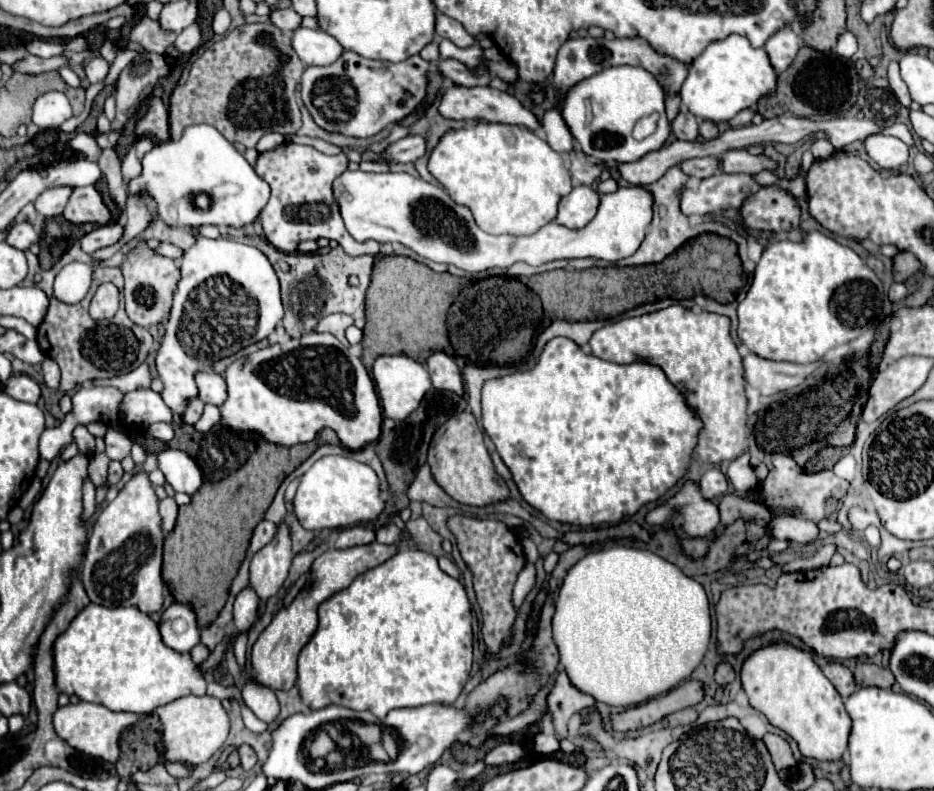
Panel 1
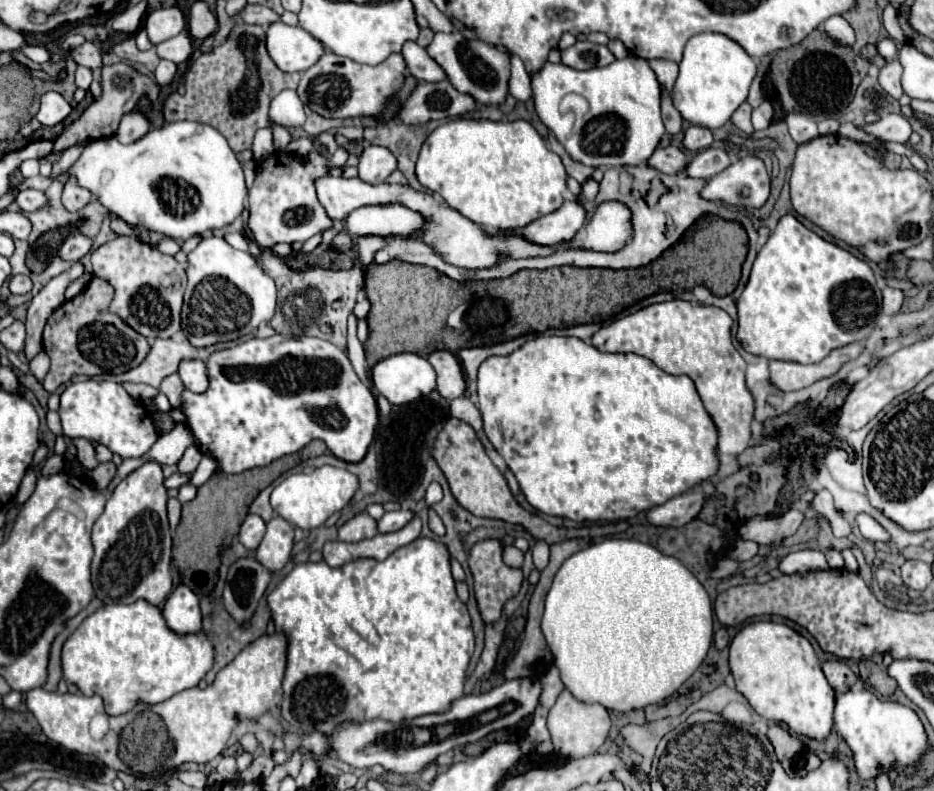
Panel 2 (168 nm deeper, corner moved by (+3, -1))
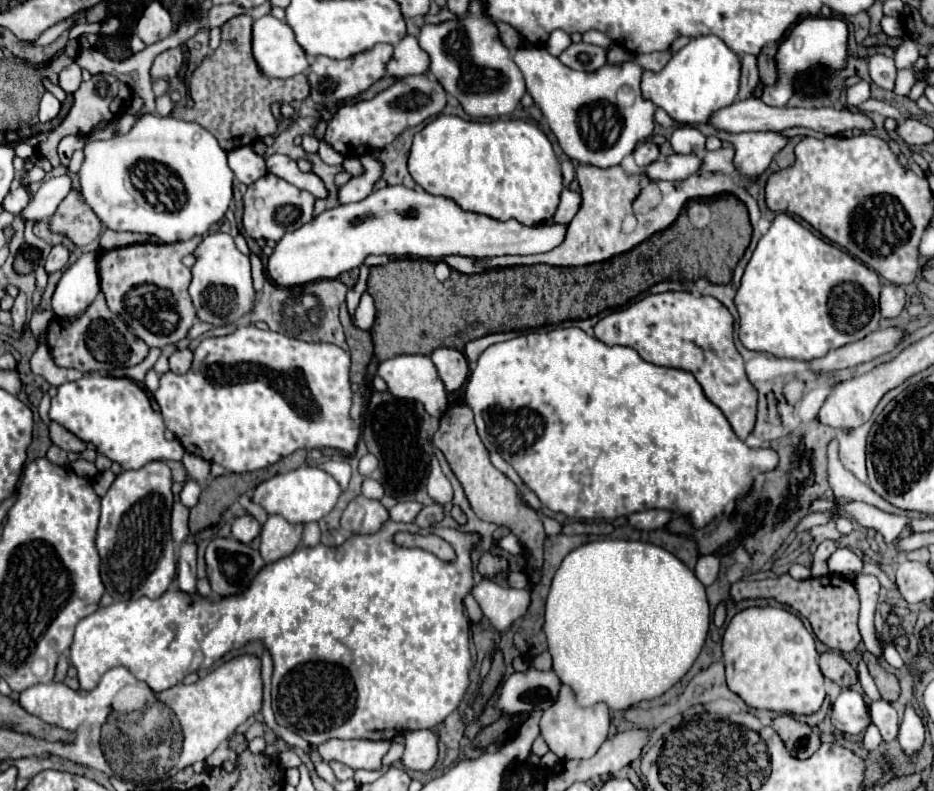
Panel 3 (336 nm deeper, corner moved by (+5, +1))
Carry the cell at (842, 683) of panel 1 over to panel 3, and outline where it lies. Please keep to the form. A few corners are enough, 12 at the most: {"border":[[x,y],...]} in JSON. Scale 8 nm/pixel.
{"border":[[821,653],[821,673],[839,687],[853,687],[857,671],[839,653]]}

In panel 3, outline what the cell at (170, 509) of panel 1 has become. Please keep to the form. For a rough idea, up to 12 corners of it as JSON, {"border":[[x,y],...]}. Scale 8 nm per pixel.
{"border":[[175,501],[171,537],[177,545],[189,537],[189,507]]}

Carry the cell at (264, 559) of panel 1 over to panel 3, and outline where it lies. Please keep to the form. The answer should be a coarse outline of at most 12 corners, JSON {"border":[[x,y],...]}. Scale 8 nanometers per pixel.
{"border":[[269,515],[259,553],[265,563],[291,555],[303,525]]}

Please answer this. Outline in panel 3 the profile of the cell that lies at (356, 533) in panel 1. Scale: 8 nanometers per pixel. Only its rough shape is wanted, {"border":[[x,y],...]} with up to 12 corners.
{"border":[[357,495],[341,517],[345,533],[375,533],[389,519],[377,499]]}

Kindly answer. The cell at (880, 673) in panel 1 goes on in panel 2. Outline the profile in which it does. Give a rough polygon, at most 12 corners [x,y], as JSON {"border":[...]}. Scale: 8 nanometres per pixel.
{"border":[[869,659],[859,663],[859,677],[865,685],[889,697],[897,681]]}

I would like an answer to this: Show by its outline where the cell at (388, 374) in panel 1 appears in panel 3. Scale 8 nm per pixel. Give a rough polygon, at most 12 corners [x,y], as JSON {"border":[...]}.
{"border":[[397,355],[377,375],[401,399],[415,399],[433,417],[447,391],[425,355]]}

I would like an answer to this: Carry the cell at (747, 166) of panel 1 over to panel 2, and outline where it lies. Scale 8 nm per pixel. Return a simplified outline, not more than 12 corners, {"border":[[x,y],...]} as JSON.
{"border":[[721,147],[699,151],[683,171],[689,177],[711,179],[729,167]]}

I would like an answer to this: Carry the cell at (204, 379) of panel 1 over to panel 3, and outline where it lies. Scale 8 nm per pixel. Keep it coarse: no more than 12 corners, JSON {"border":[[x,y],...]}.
{"border":[[189,349],[175,351],[169,357],[173,373],[187,373],[193,353]]}

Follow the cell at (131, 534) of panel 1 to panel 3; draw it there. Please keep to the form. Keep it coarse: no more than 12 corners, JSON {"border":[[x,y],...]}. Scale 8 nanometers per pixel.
{"border":[[167,463],[101,499],[101,579],[115,601],[175,577]]}

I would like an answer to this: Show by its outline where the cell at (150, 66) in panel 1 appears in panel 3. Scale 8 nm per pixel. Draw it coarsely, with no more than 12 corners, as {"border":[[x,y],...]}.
{"border":[[93,75],[73,93],[67,117],[35,153],[59,165],[65,135],[87,135],[131,101],[125,83]]}

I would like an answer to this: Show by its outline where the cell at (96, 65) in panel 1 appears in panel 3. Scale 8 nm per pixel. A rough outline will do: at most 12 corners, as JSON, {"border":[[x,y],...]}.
{"border":[[71,63],[59,73],[59,87],[75,93],[81,85],[81,67]]}

